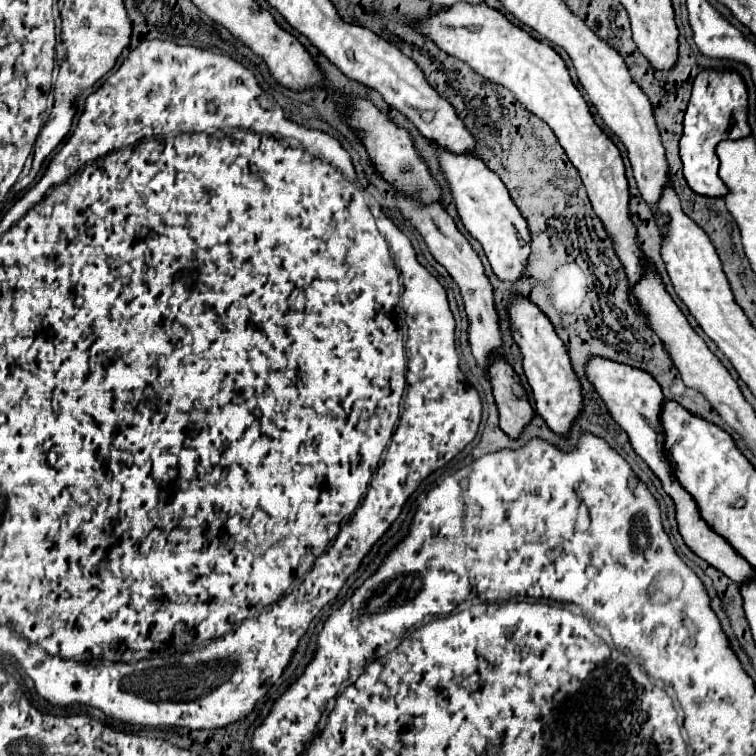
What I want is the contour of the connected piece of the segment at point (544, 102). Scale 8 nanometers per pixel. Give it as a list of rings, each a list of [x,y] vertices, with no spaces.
[[[455,4],[455,8],[443,10],[429,20],[417,24],[417,30],[439,44],[447,54],[467,62],[483,78],[505,86],[529,112],[539,116],[559,138],[569,160],[579,170],[579,176],[587,188],[593,210],[605,224],[621,262],[625,264],[631,286],[641,278],[643,250],[635,242],[635,226],[629,220],[629,188],[619,148],[611,138],[595,124],[587,102],[569,78],[563,58],[547,44],[531,38],[523,28],[511,24],[505,14],[489,8],[487,4]]]

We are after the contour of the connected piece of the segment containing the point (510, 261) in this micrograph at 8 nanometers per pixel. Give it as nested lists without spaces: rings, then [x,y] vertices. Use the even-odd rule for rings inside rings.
[[[431,142],[431,146],[439,154],[441,172],[453,194],[457,214],[463,220],[463,226],[467,228],[467,232],[473,238],[477,238],[479,244],[483,246],[493,272],[495,274],[523,274],[525,260],[529,256],[531,236],[527,230],[527,222],[521,216],[521,212],[517,210],[517,206],[513,204],[505,184],[499,180],[499,176],[495,172],[491,172],[483,164],[481,158],[473,156],[471,152],[455,154],[435,142]]]

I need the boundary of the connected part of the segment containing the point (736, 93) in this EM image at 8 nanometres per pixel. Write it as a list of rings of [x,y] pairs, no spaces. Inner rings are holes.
[[[703,70],[693,84],[693,96],[685,112],[681,136],[681,160],[685,180],[703,196],[725,196],[727,188],[719,178],[715,146],[721,140],[745,138],[751,134],[747,124],[747,86],[737,70]]]

